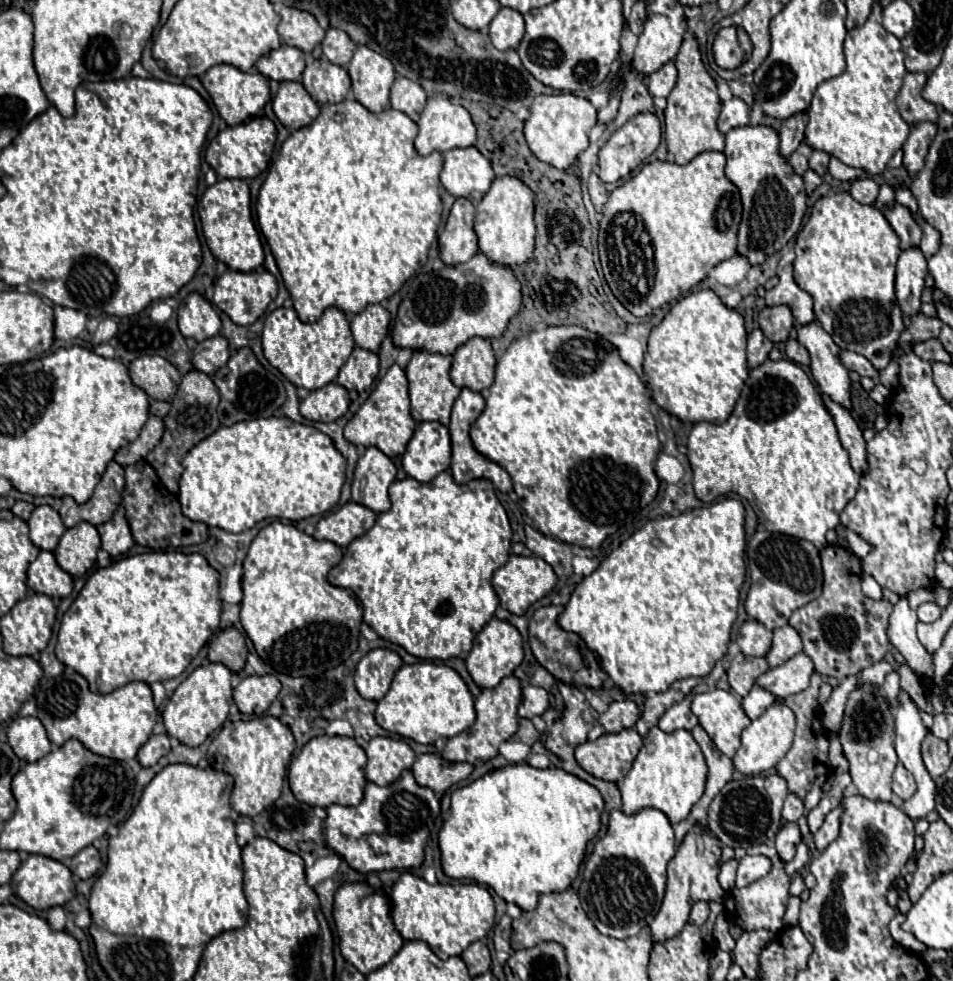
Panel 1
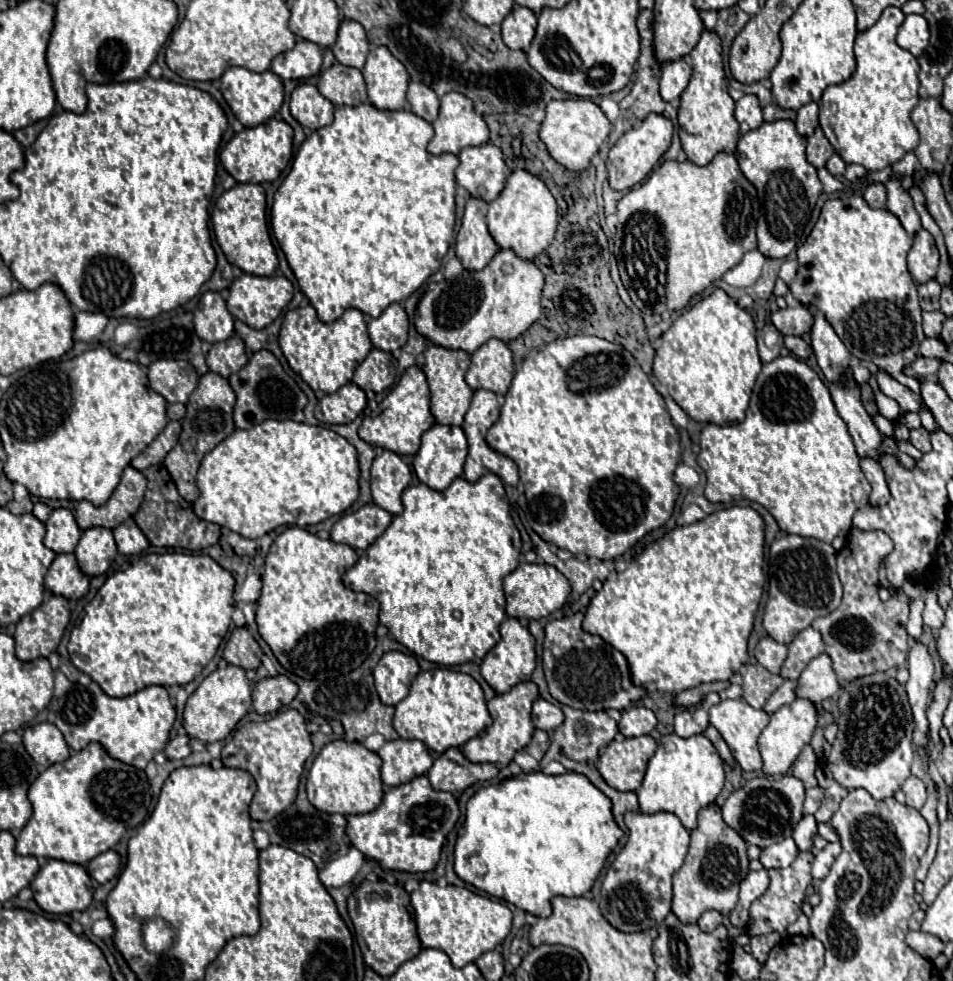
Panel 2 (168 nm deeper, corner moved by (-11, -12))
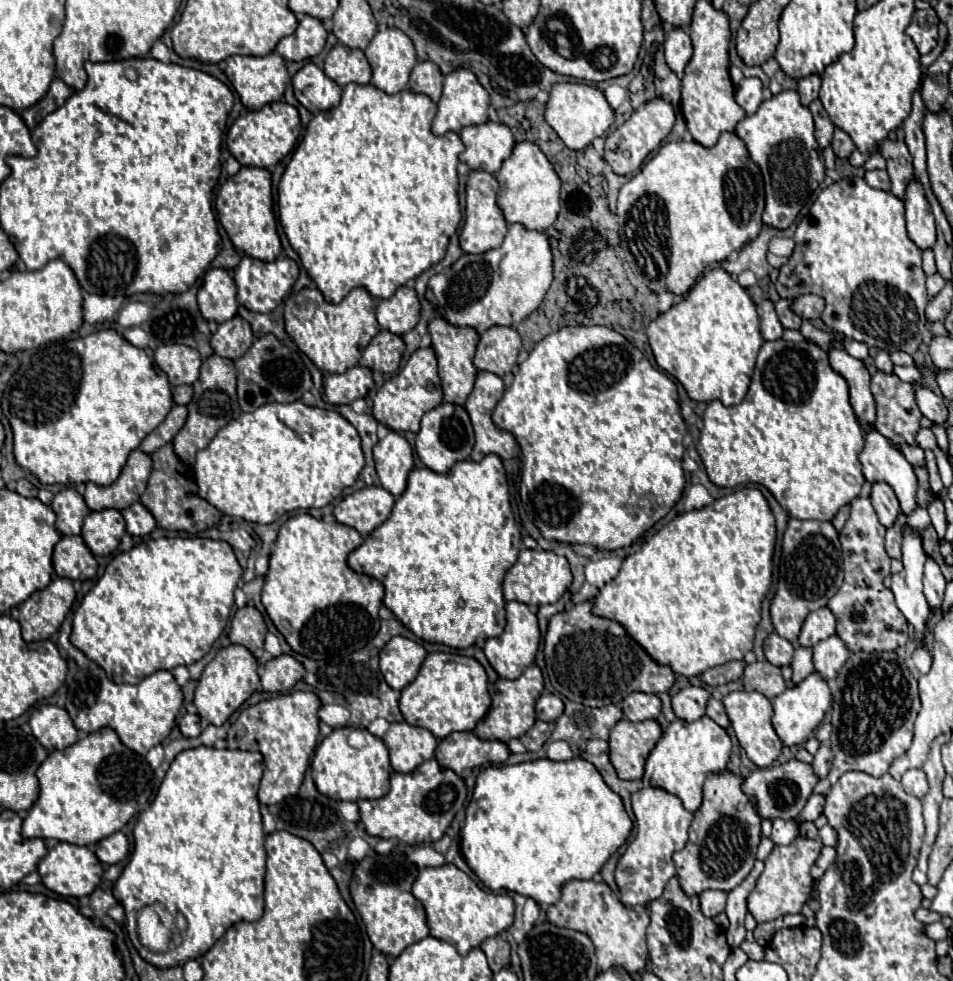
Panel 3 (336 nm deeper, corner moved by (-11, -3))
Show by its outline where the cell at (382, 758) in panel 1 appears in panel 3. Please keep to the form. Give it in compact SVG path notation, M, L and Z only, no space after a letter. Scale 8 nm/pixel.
M393 722L383 736L383 742L389 748L395 772L415 770L421 762L433 758L437 748L437 738L429 730L407 722Z

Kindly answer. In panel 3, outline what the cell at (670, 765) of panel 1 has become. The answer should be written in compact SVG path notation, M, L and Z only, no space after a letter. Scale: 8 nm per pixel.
M701 716L691 724L677 718L667 726L661 740L651 750L645 766L645 778L649 780L651 786L663 788L679 796L683 806L689 812L695 812L701 806L701 788L707 774L725 770L729 756L731 756L731 738L709 716Z

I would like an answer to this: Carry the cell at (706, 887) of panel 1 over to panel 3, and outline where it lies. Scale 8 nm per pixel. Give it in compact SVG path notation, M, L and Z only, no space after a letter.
M725 770L709 774L703 786L703 804L695 812L689 828L689 840L683 850L673 854L679 884L685 894L701 894L703 890L733 890L751 872L757 846L761 842L761 816L753 810L753 798L741 790L743 778Z

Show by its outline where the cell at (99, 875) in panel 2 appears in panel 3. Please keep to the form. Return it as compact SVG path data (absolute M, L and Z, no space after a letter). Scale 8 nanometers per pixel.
M115 832L97 844L95 854L105 864L117 864L129 854L129 840L123 832Z

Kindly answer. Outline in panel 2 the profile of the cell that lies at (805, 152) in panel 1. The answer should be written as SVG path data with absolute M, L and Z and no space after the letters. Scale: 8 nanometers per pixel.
M817 127L815 133L807 139L807 161L809 161L815 169L821 169L831 155L833 155L833 147L831 147L831 143L825 139L823 131Z

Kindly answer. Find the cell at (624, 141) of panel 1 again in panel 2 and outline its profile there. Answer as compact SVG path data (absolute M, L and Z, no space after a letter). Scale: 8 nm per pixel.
M655 113L647 115L637 129L631 129L629 133L625 133L609 151L607 171L609 171L611 189L625 191L625 189L631 189L633 185L641 183L649 175L649 171L659 163L663 153L669 149L671 137L673 137L671 121L667 117L655 115Z

